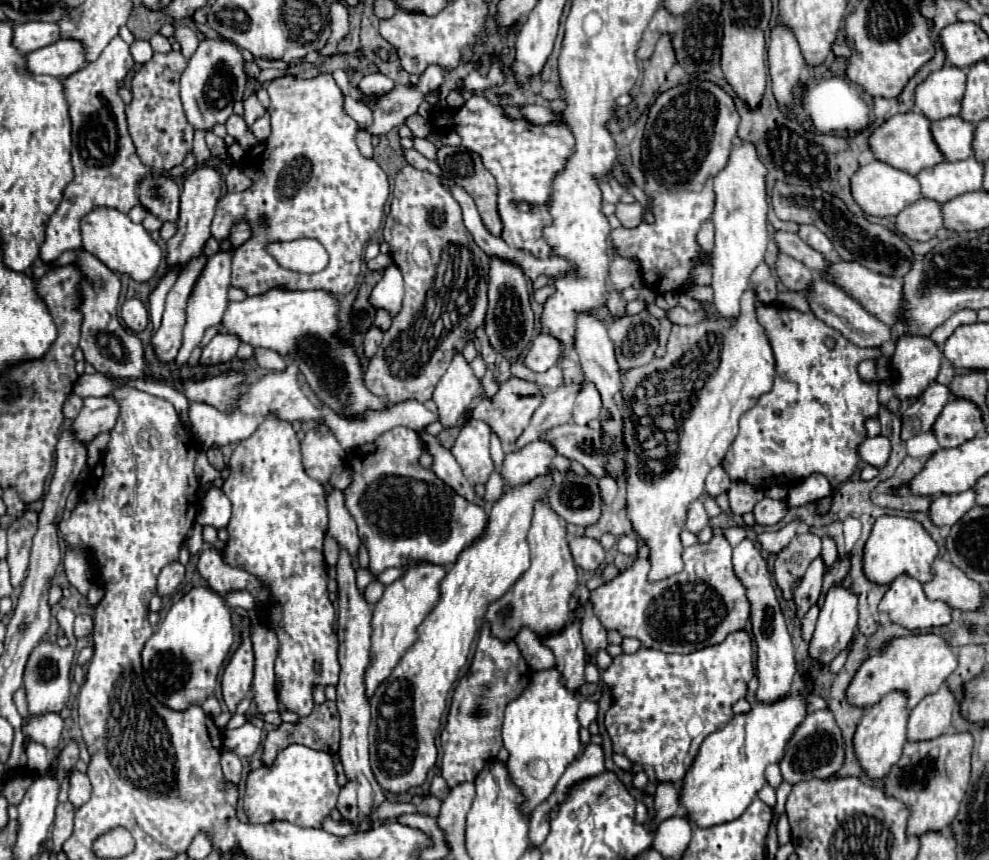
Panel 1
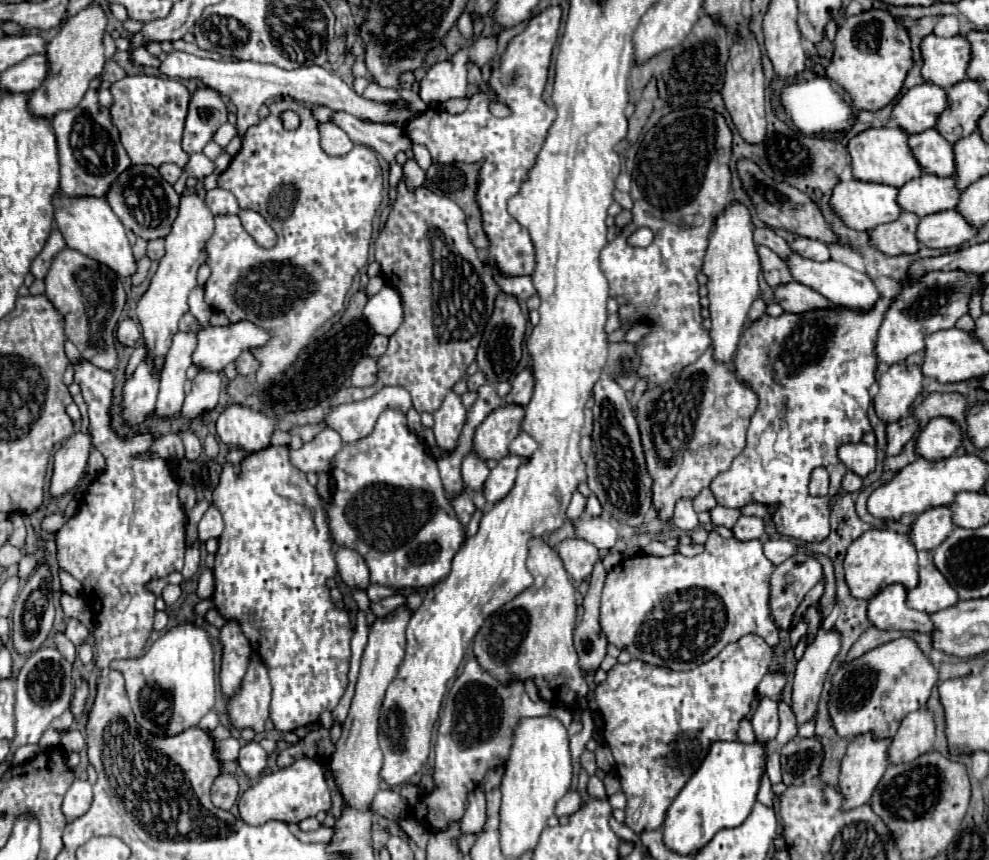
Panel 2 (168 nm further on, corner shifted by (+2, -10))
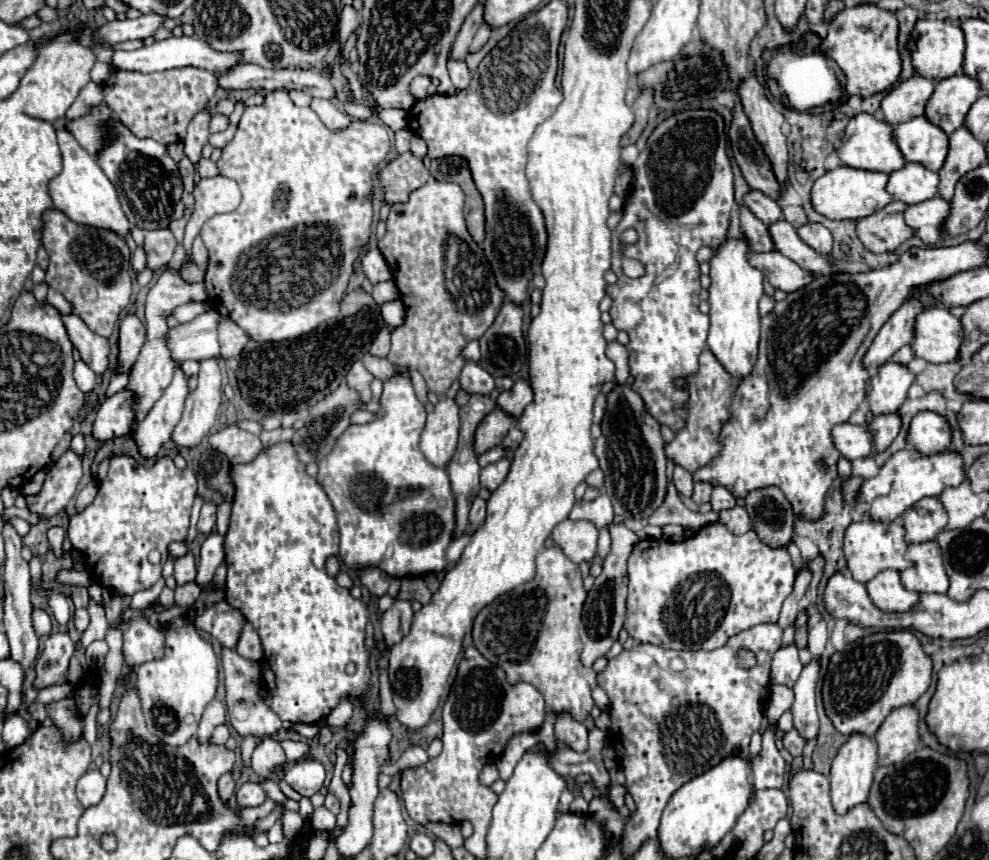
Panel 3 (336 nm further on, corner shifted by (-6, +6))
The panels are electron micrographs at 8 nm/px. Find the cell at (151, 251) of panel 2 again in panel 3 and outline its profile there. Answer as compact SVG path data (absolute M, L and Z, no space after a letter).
M169 228L145 232L143 248L145 248L145 256L147 256L147 268L151 268L153 272L163 270L169 264L169 260L173 258L175 246L177 246L177 242Z

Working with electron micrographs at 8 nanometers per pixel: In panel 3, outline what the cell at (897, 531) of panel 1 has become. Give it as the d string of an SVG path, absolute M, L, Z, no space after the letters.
M869 518L861 520L861 522L855 522L851 524L847 530L845 530L845 546L843 546L843 552L845 552L845 560L847 560L847 570L851 572L851 576L857 580L857 582L863 582L867 584L875 574L879 574L881 570L905 570L909 568L909 560L905 560L905 550L907 550L907 544L903 540L905 536L905 530L901 524L897 522L891 522L891 524L881 524L881 522L873 522Z

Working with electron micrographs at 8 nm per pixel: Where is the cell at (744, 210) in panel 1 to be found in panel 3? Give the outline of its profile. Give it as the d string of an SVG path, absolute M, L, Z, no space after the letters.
M727 238L711 260L711 288L709 288L709 336L707 348L723 364L723 368L737 380L751 374L757 360L759 342L759 300L763 296L763 274L747 262L749 246L743 238Z

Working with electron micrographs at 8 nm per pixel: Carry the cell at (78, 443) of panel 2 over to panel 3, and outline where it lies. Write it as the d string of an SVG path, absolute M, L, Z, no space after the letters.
M69 448L55 464L51 472L47 472L45 482L39 494L27 494L27 508L39 514L41 520L53 518L59 510L67 506L67 502L77 492L77 484L81 480L81 458Z

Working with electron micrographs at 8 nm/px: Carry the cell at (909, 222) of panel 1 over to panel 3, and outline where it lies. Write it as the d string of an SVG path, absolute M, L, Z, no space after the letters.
M889 202L885 208L871 216L857 220L857 236L871 252L893 252L899 244L913 236L911 228L903 220L907 204Z

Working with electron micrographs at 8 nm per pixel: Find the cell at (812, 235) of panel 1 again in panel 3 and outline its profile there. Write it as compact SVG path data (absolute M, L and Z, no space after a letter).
M805 224L805 226L801 226L799 230L797 230L797 234L799 234L799 238L805 242L805 244L809 244L815 252L821 252L821 256L827 256L829 252L831 252L831 248L833 248L833 236L831 236L831 232L825 228L825 226L821 226L821 224Z

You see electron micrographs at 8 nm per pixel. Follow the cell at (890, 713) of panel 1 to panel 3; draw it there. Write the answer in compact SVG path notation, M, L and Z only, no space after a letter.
M863 734L849 736L849 740L837 750L837 756L831 764L831 774L829 774L831 802L837 814L845 814L849 812L849 808L867 802L875 770L877 770L877 744Z

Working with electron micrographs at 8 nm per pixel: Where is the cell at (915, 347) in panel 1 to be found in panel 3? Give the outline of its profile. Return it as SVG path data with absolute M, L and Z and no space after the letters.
M887 362L877 370L877 374L869 380L869 408L875 416L897 412L903 400L907 398L907 390L913 384L913 374L895 362Z

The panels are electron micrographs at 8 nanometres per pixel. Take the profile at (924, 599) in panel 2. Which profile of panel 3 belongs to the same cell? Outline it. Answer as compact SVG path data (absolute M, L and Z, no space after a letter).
M933 542L909 544L909 552L905 554L913 562L911 568L901 570L901 584L913 592L935 592L945 594L949 588L949 578L943 568L941 548Z

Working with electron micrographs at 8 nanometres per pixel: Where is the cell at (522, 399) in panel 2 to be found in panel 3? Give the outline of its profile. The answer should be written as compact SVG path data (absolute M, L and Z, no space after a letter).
M517 380L511 390L503 390L497 398L497 408L501 408L511 418L519 418L525 406L533 400L533 390L527 380Z

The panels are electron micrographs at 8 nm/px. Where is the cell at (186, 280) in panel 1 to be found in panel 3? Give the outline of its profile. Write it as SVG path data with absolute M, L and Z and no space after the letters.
M121 390L113 398L105 400L97 410L97 418L93 424L93 438L99 442L107 442L119 436L127 436L133 422L133 408L131 408L131 394Z

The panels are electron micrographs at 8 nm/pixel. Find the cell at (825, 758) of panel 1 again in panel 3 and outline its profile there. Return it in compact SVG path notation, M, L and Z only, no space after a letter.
M791 730L783 736L783 748L787 748L791 756L801 756L803 746L805 746L805 740L799 736L797 730Z

